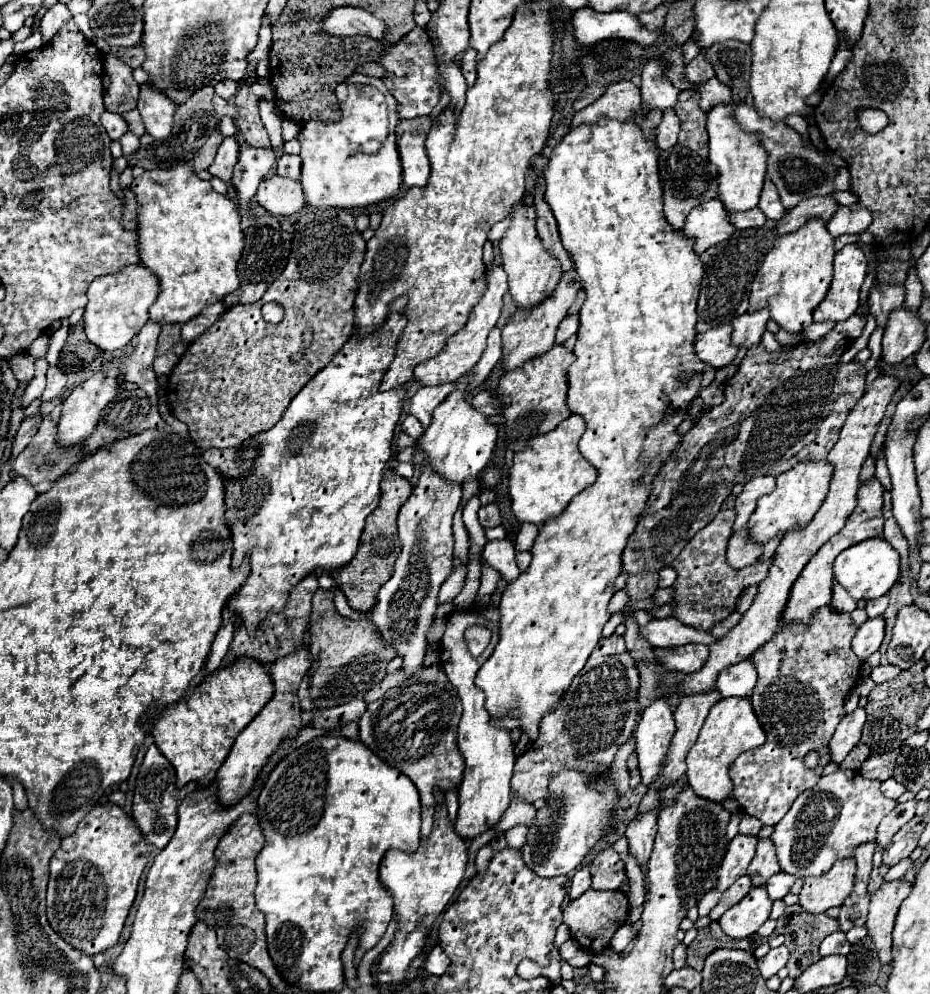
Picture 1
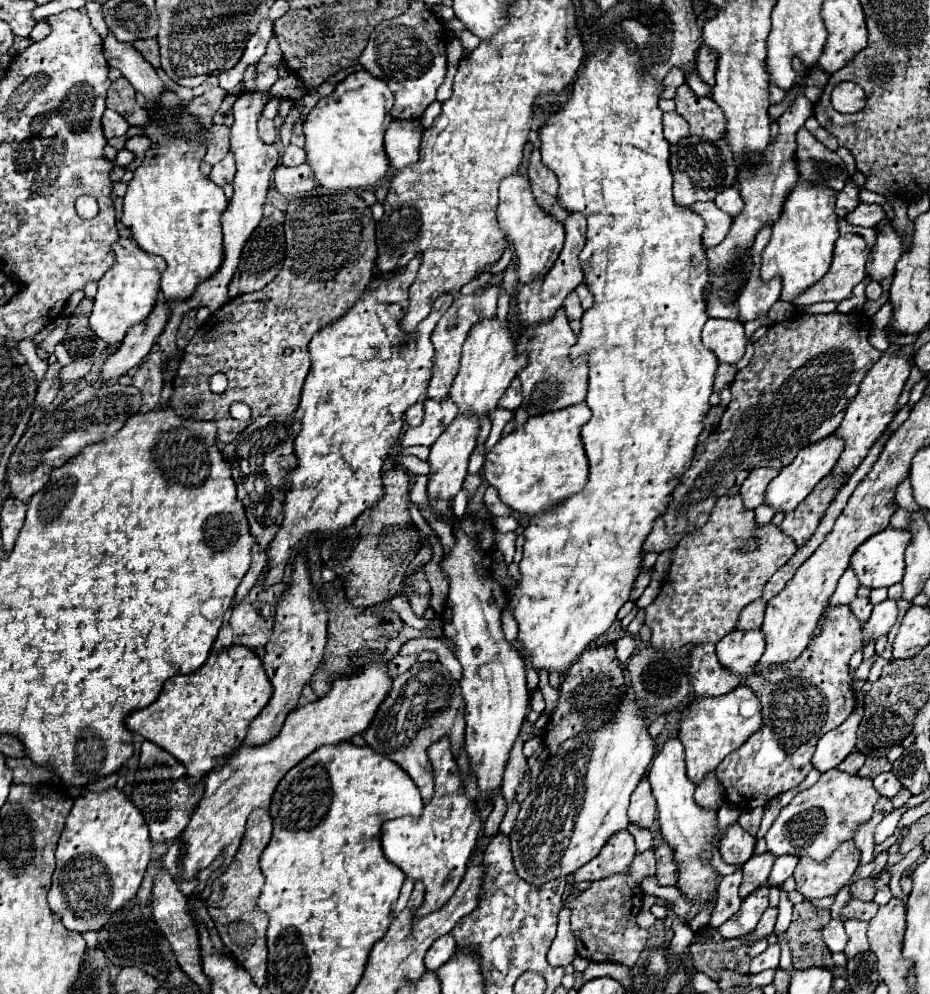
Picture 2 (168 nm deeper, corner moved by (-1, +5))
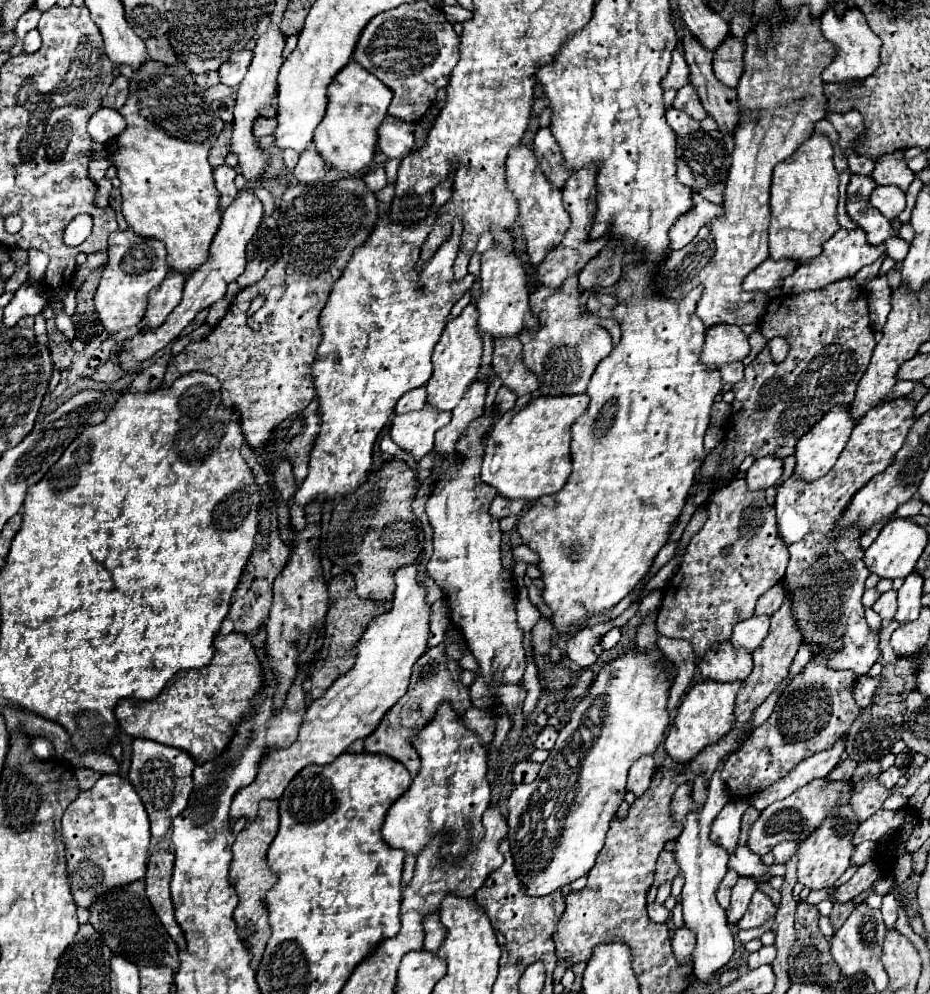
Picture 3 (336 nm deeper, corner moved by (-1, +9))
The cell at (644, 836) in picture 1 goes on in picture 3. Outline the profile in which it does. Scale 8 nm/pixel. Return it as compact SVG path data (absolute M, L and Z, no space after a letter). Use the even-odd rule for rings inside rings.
M640 757L628 771L628 791L632 791L636 797L644 795L652 783L652 771L654 771L654 759L652 757Z

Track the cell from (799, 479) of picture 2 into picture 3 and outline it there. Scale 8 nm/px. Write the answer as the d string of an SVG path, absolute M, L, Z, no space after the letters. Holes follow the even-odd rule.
M842 405L842 407L832 407L828 411L828 415L824 415L800 441L798 441L798 447L796 447L796 465L794 465L794 475L800 477L802 481L816 481L820 477L824 477L836 463L838 455L842 453L842 449L846 447L848 439L850 439L850 433L852 433L852 427L854 427L854 421L850 419L850 413L848 413L848 405Z

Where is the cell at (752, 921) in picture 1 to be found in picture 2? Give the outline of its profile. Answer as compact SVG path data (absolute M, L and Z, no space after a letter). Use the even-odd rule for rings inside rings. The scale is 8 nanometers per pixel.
M762 885L756 891L752 891L752 895L748 895L748 899L742 901L740 911L718 929L720 935L724 935L726 939L734 939L750 933L758 925L766 907L768 907L768 887Z

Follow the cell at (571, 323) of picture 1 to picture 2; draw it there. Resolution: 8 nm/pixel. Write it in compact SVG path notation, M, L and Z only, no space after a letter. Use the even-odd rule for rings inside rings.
M572 291L568 297L566 297L566 301L564 301L564 309L566 309L566 315L568 315L568 319L570 321L580 321L582 319L582 313L584 313L584 309L580 307L580 301L578 301L578 297L576 297L576 293Z

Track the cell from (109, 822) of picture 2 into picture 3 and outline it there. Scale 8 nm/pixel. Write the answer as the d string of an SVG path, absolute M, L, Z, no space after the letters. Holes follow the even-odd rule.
M102 775L92 789L82 791L72 805L68 805L62 817L62 839L66 845L66 861L68 861L68 883L74 901L82 909L90 909L92 903L112 887L124 887L128 883L140 881L146 875L146 857L150 849L150 823L146 809L132 789L130 781L120 775Z

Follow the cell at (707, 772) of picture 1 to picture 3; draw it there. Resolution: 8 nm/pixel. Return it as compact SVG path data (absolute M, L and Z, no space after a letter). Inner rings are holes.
M702 681L694 685L684 697L678 707L678 715L672 723L672 729L664 741L666 753L676 761L676 763L690 763L704 747L718 743L724 735L732 731L736 725L736 715L734 715L734 703L736 695L742 687L742 681L734 683L718 683L718 681Z

